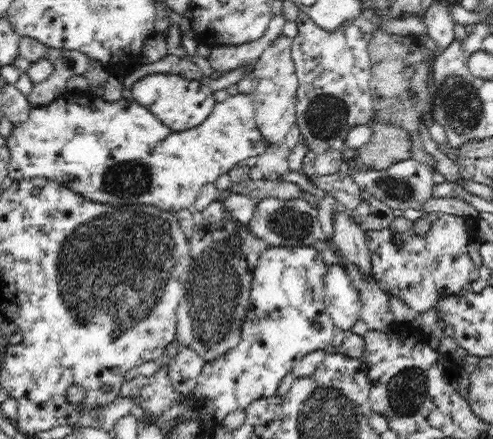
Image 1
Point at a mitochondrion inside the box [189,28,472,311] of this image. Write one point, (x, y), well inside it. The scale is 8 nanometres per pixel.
(326, 115)

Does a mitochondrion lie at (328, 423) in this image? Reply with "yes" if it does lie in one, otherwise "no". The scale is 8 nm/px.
yes

